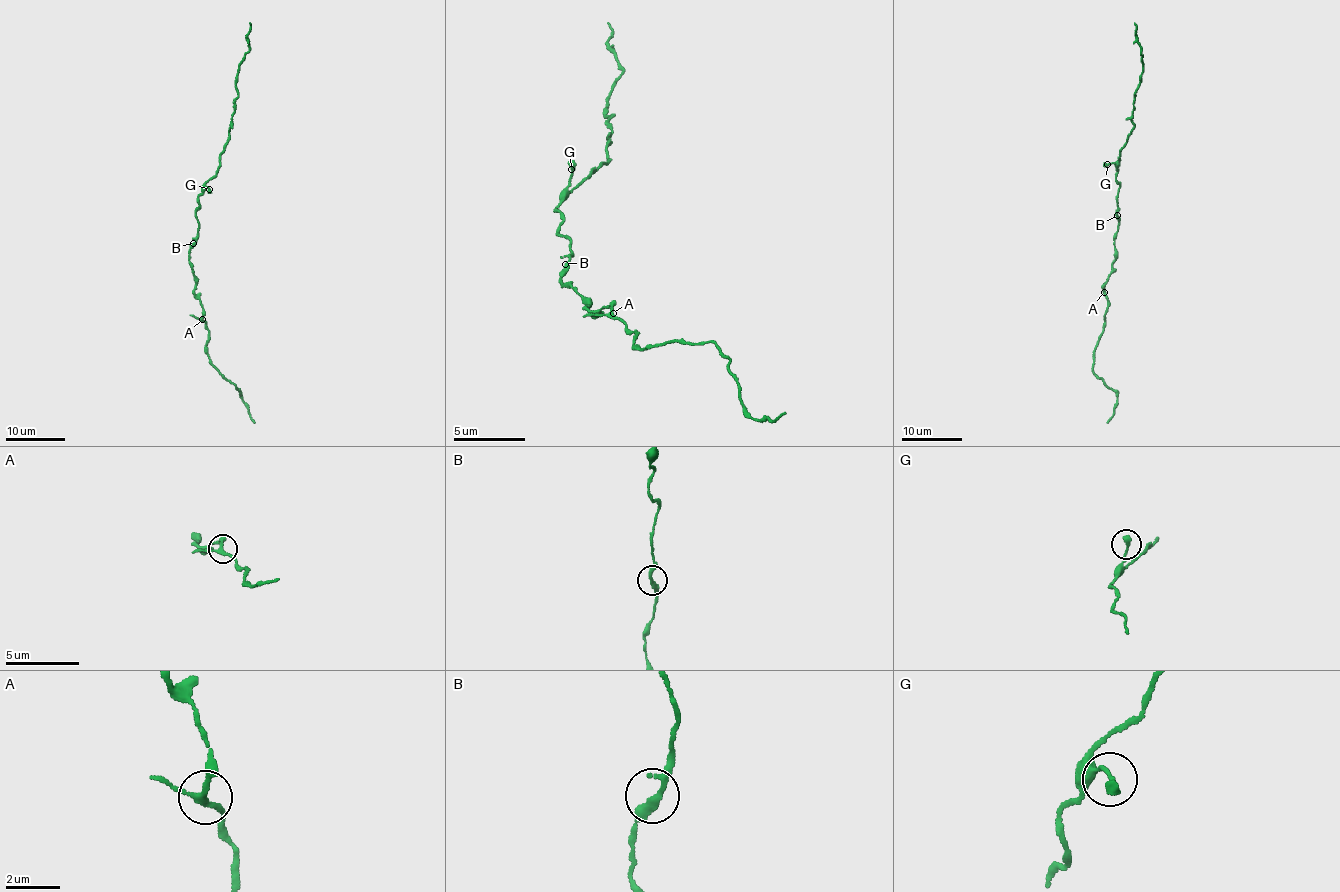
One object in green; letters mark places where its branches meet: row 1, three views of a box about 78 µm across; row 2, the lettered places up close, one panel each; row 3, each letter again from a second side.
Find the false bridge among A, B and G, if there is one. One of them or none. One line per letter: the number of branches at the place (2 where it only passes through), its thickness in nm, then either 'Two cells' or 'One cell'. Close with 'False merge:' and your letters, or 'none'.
A: Branches: 3. Thickness 190 nm. One cell
B: Branches: 3. Thickness 200 nm. One cell
G: Branches: 1. Thickness 340 nm. One cell
False merge: none

